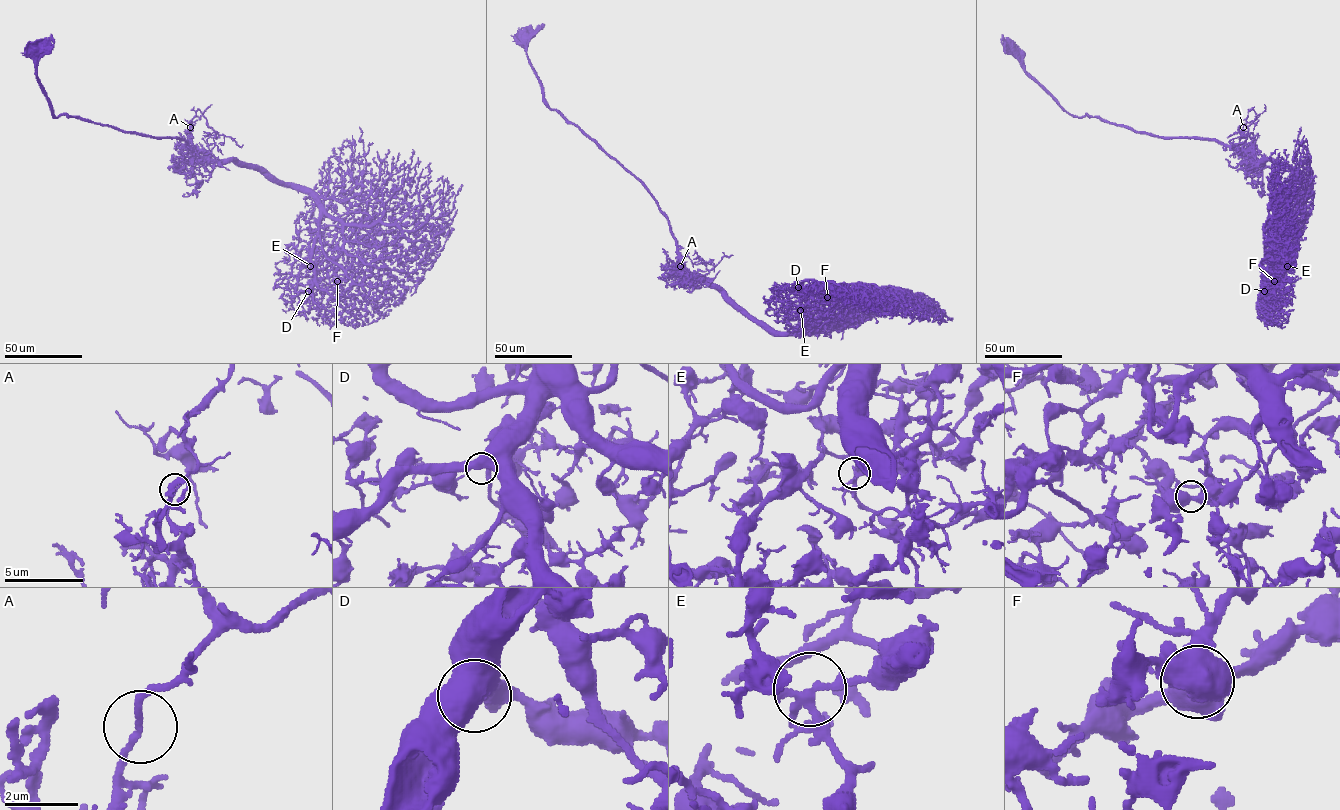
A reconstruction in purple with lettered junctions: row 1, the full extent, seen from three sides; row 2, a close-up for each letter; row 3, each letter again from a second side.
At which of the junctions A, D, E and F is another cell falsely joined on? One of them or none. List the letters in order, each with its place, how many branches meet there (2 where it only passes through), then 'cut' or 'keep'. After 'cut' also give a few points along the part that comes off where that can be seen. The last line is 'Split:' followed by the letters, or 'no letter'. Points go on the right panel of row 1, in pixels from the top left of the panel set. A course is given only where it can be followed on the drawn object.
A: (1243, 127) | 2 | cut | (1243, 127), (1248, 112), (1253, 109), (1256, 118), (1239, 139), (1241, 154), (1233, 153), (1235, 149), (1232, 147)
D: (1264, 291) | 2 | keep
E: (1287, 266) | 3 | keep
F: (1274, 281) | 2 | keep
Split: A

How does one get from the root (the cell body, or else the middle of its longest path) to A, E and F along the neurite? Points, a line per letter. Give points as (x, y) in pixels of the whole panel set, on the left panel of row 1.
A: (36, 48), (36, 78), (55, 116), (78, 116), (152, 137), (177, 137), (192, 148), (190, 127)
E: (36, 48), (36, 78), (55, 116), (177, 137), (200, 155), (257, 166), (308, 194), (319, 212), (311, 266)
F: (36, 48), (36, 78), (55, 116), (177, 137), (200, 155), (257, 166), (308, 194), (337, 282)

